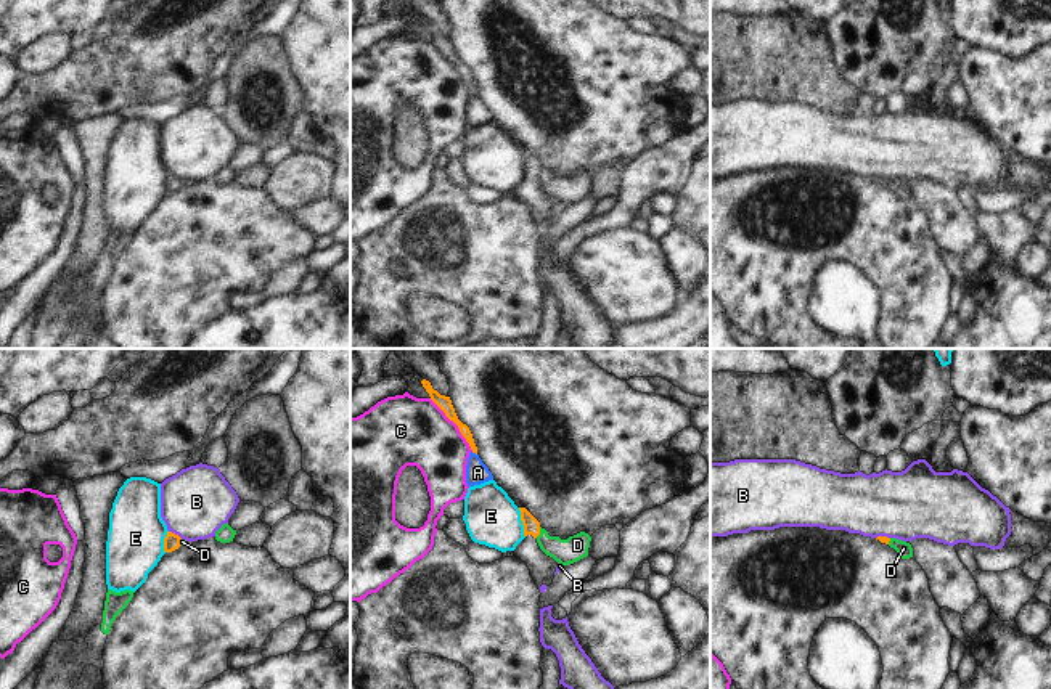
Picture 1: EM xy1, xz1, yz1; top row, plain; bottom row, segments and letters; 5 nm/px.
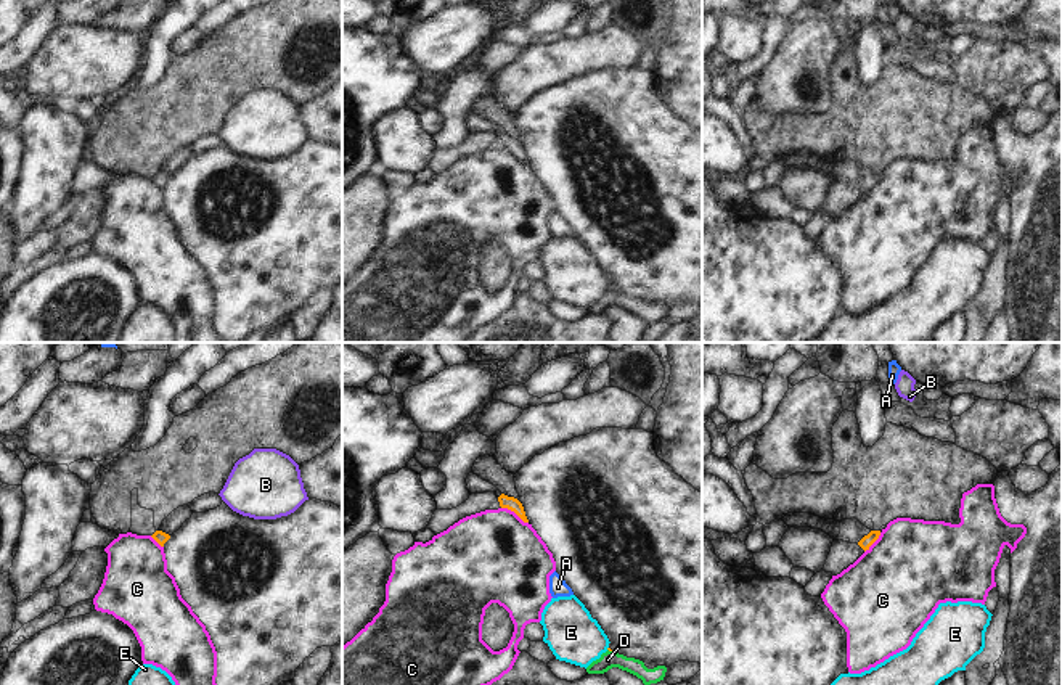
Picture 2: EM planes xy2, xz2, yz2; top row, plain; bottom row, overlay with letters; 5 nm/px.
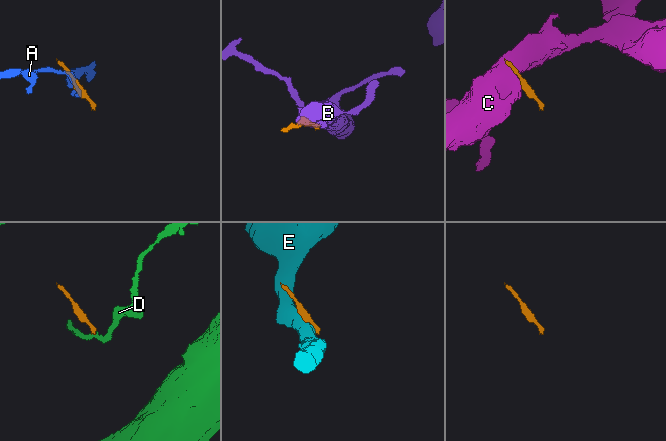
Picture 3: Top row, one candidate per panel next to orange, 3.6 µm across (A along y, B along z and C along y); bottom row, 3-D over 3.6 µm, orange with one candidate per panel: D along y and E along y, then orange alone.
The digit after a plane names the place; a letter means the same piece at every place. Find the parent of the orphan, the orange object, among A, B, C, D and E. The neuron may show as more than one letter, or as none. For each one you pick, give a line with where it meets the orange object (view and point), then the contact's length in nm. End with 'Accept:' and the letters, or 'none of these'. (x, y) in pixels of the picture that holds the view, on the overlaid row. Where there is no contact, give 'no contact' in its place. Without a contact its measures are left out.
Accept: none of these

